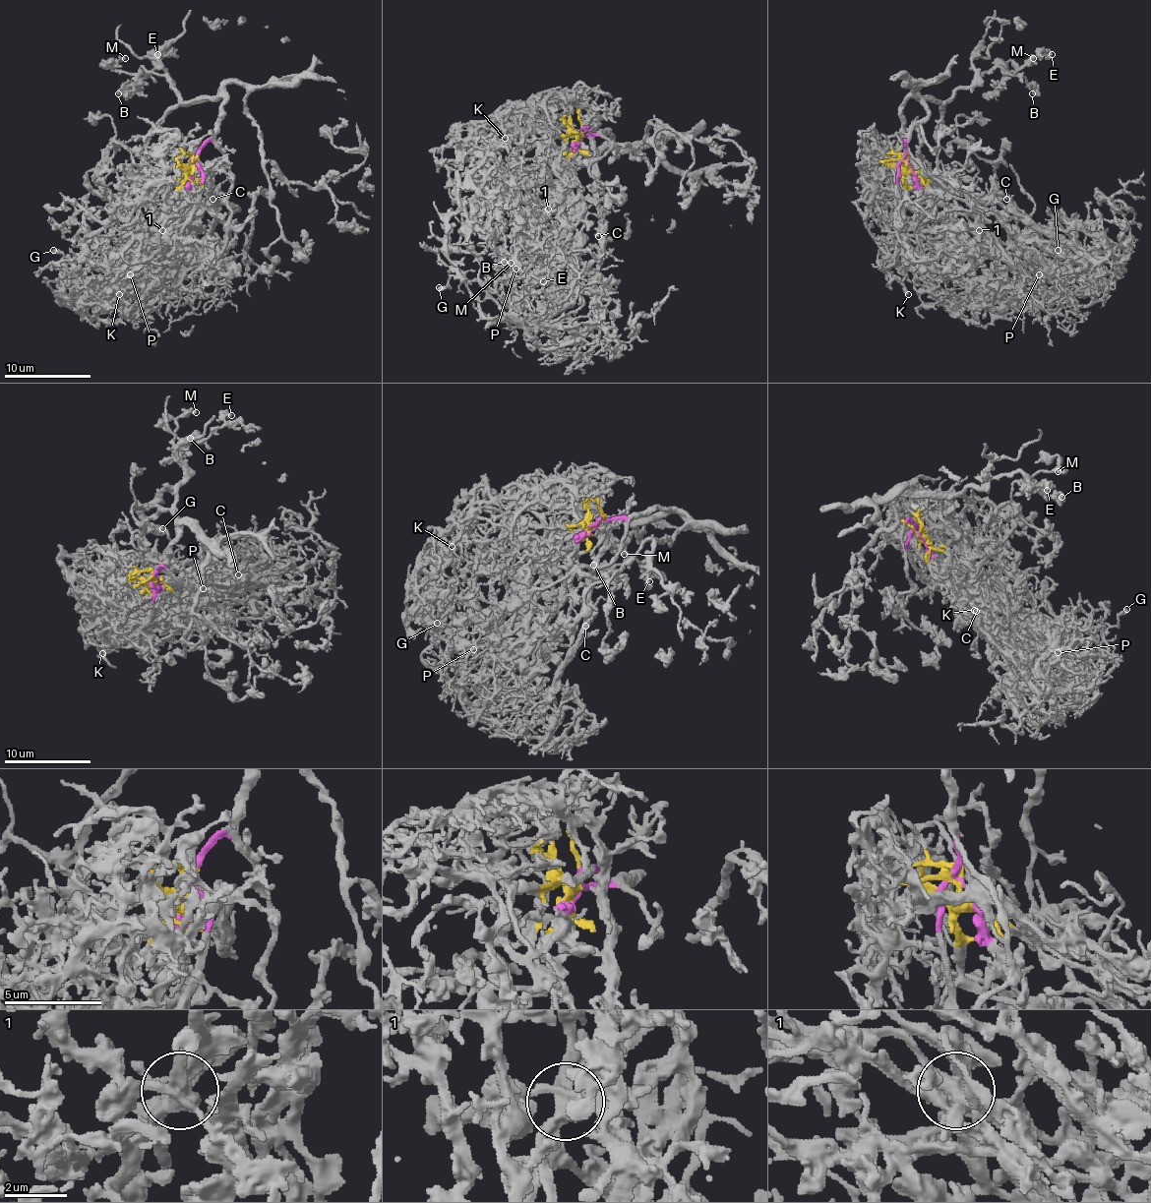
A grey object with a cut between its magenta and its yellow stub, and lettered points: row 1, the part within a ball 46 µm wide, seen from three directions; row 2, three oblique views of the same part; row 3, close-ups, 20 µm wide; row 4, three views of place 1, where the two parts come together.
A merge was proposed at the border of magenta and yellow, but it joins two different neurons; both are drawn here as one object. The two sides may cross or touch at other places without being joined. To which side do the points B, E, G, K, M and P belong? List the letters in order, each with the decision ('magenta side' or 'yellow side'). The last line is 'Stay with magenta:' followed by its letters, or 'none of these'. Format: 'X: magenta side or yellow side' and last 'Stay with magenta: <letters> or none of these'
B: magenta side
E: magenta side
G: yellow side
K: yellow side
M: magenta side
P: yellow side
Stay with magenta: B, E, M

